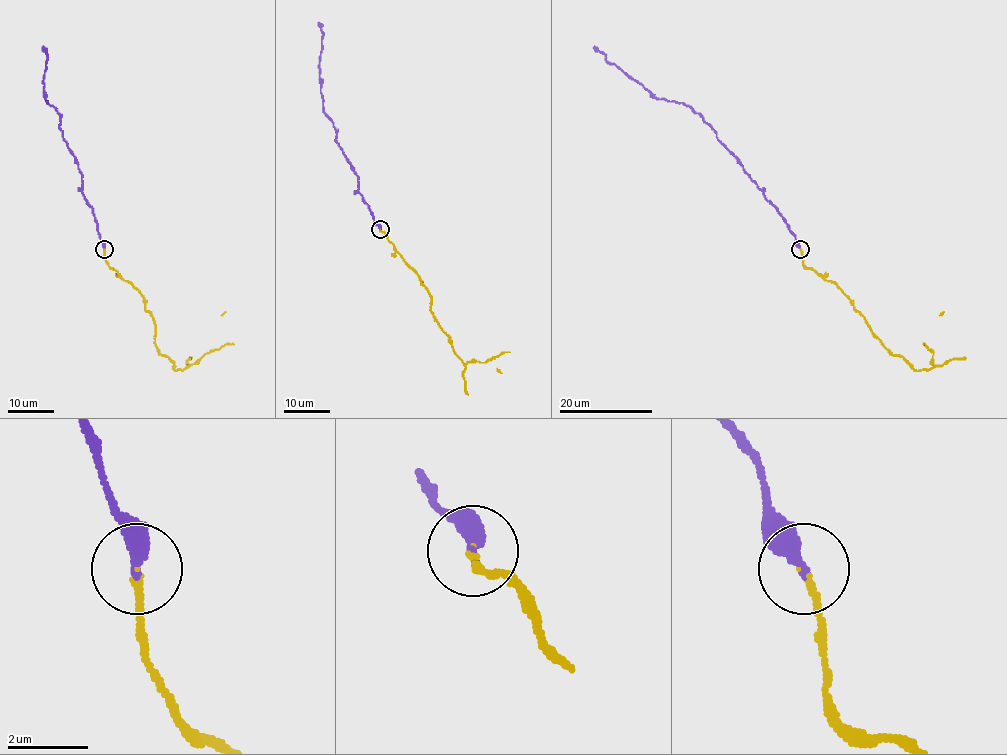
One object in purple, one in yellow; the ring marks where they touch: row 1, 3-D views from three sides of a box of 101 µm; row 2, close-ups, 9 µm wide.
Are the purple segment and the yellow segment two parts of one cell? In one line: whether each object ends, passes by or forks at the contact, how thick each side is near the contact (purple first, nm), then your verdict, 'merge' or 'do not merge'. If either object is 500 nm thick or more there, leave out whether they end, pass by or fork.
purple ends | yellow ends | 400/120 nm | merge

